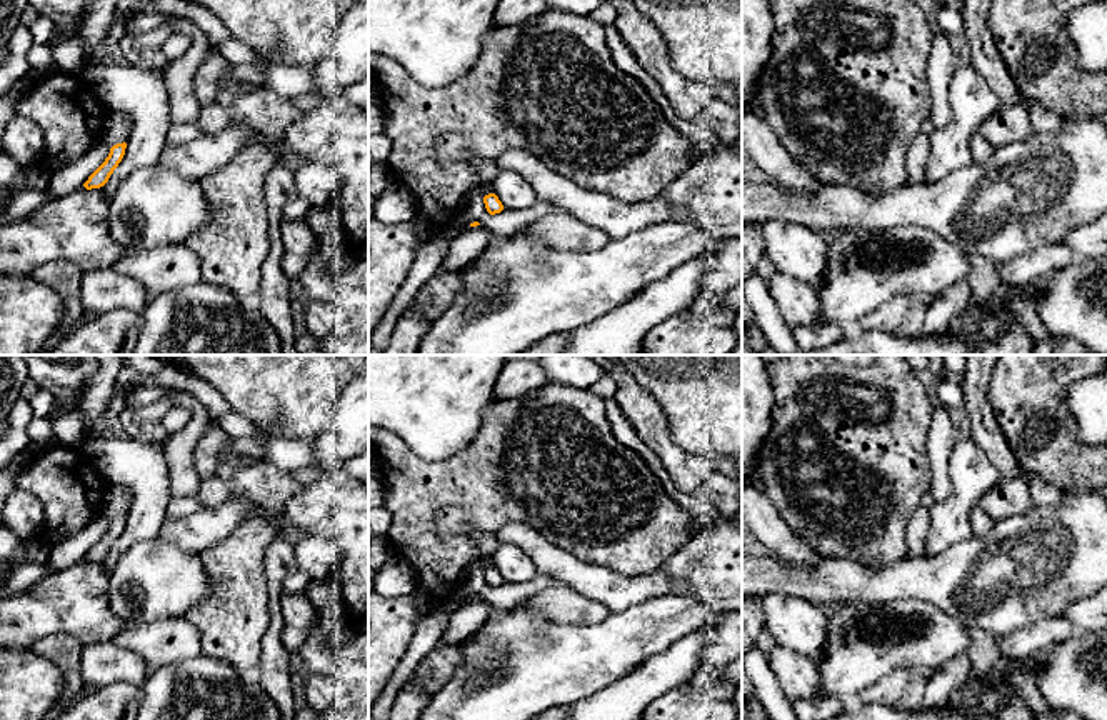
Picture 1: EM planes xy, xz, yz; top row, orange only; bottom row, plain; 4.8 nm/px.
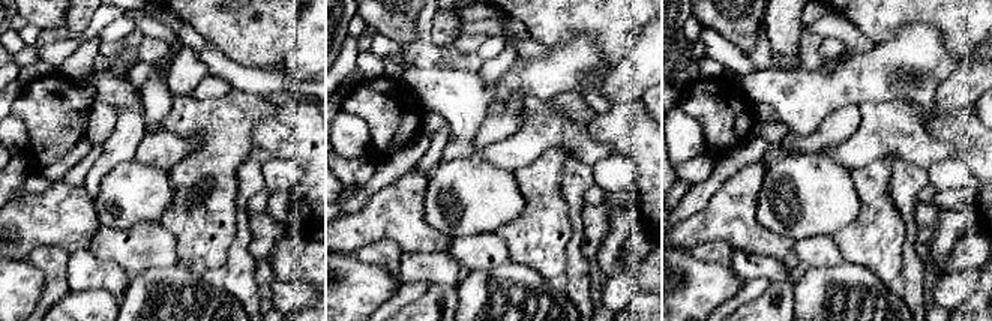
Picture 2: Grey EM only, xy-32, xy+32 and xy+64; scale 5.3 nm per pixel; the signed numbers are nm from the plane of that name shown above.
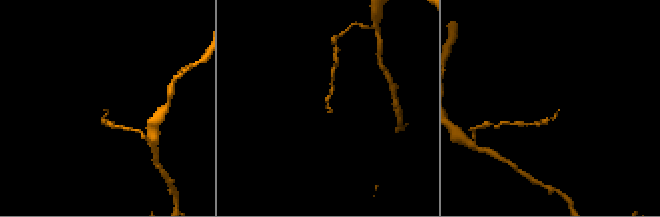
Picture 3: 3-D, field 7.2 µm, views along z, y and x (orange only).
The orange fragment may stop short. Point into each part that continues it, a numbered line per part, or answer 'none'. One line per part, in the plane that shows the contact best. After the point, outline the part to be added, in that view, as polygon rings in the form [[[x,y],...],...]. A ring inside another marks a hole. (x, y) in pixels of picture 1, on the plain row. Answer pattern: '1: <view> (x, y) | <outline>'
none

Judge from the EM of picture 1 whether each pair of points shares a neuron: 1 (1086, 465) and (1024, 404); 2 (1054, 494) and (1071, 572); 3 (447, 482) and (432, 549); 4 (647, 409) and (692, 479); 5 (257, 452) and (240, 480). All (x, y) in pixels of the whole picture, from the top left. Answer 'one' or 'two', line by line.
1: one
2: two
3: one
4: one
5: two

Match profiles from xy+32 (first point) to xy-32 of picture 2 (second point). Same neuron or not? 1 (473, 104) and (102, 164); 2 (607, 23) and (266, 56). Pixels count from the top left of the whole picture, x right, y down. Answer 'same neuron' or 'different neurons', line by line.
1: same neuron
2: same neuron

